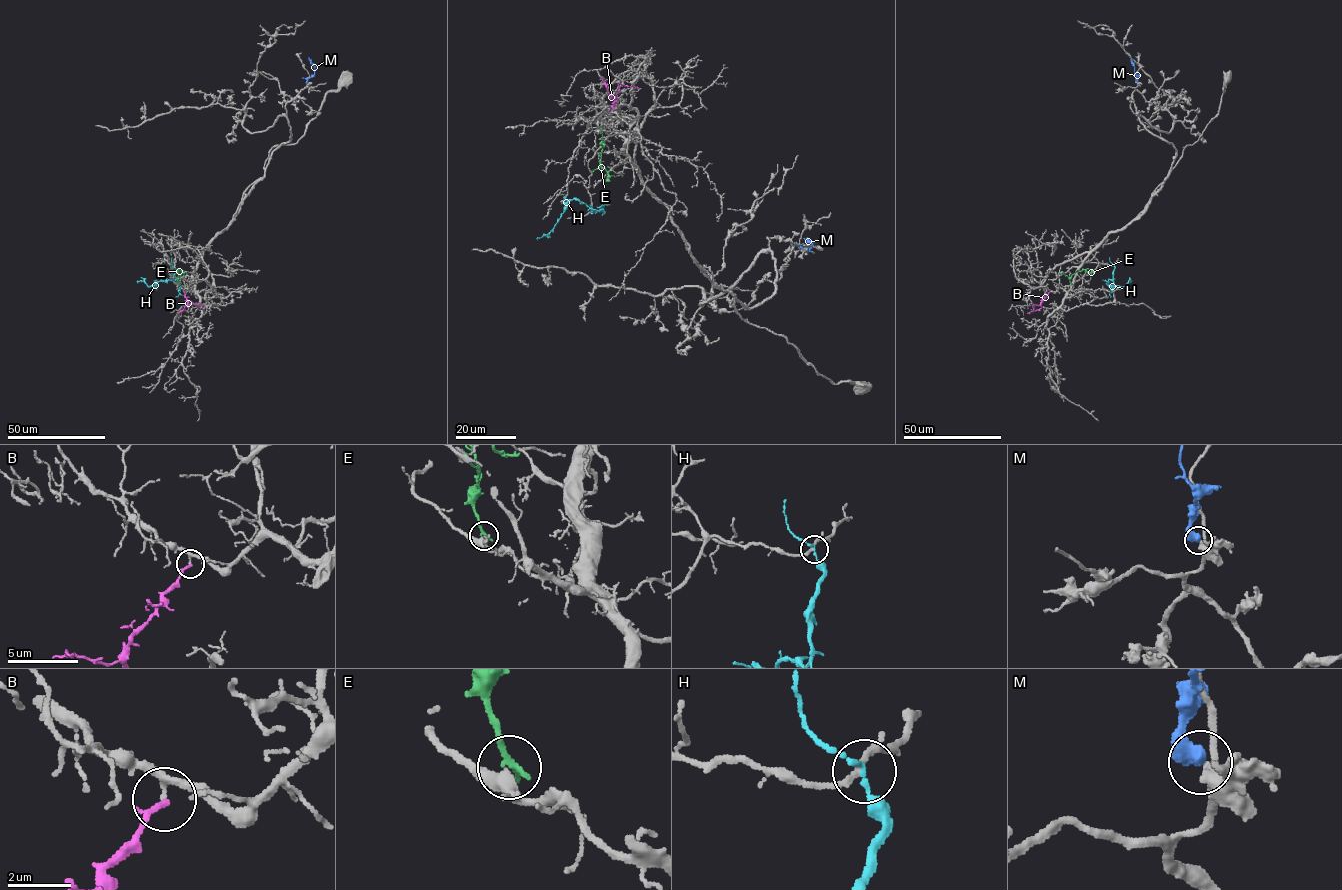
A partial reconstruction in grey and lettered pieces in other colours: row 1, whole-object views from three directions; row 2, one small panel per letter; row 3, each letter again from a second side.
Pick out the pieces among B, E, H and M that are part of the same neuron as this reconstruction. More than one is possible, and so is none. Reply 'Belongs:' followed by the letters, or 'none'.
Belongs: B

